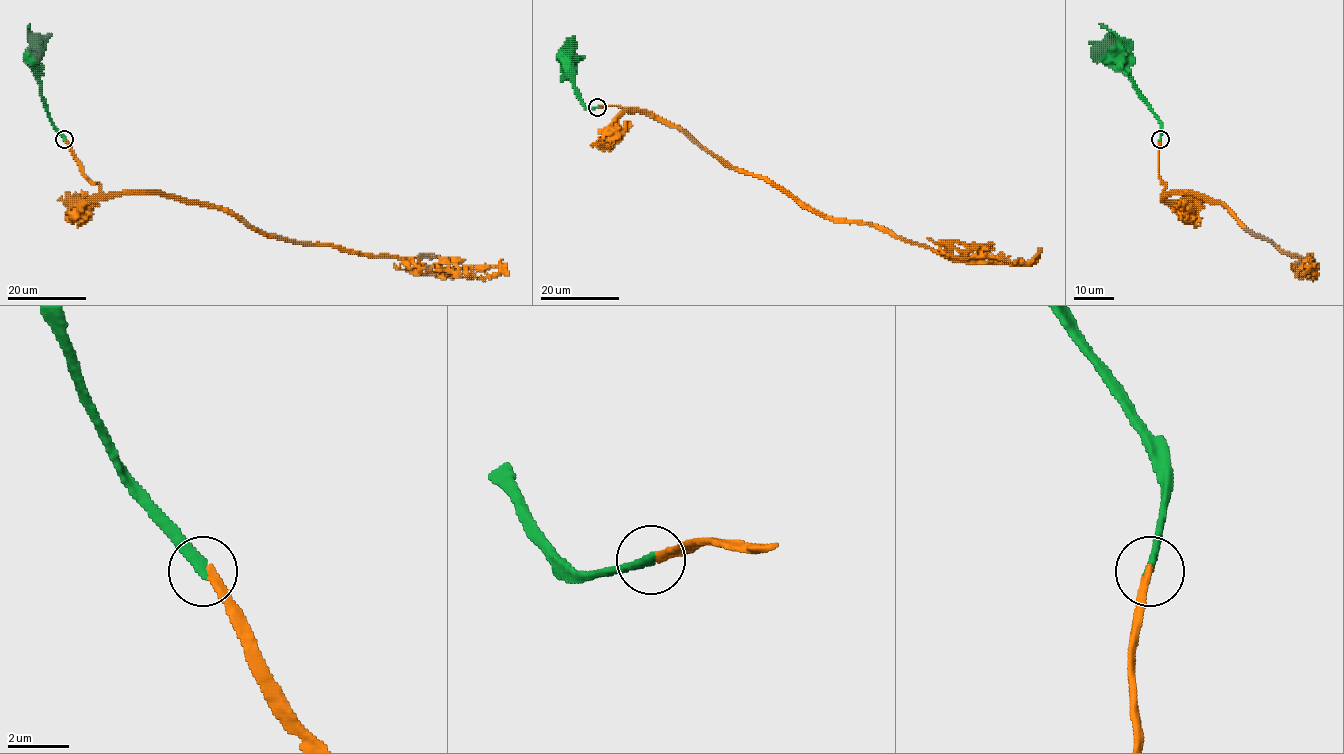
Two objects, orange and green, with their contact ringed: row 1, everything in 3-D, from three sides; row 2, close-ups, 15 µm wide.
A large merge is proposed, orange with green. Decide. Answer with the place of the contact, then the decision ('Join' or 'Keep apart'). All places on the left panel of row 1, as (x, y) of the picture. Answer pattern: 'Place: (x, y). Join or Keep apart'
Place: (64, 139). Join

